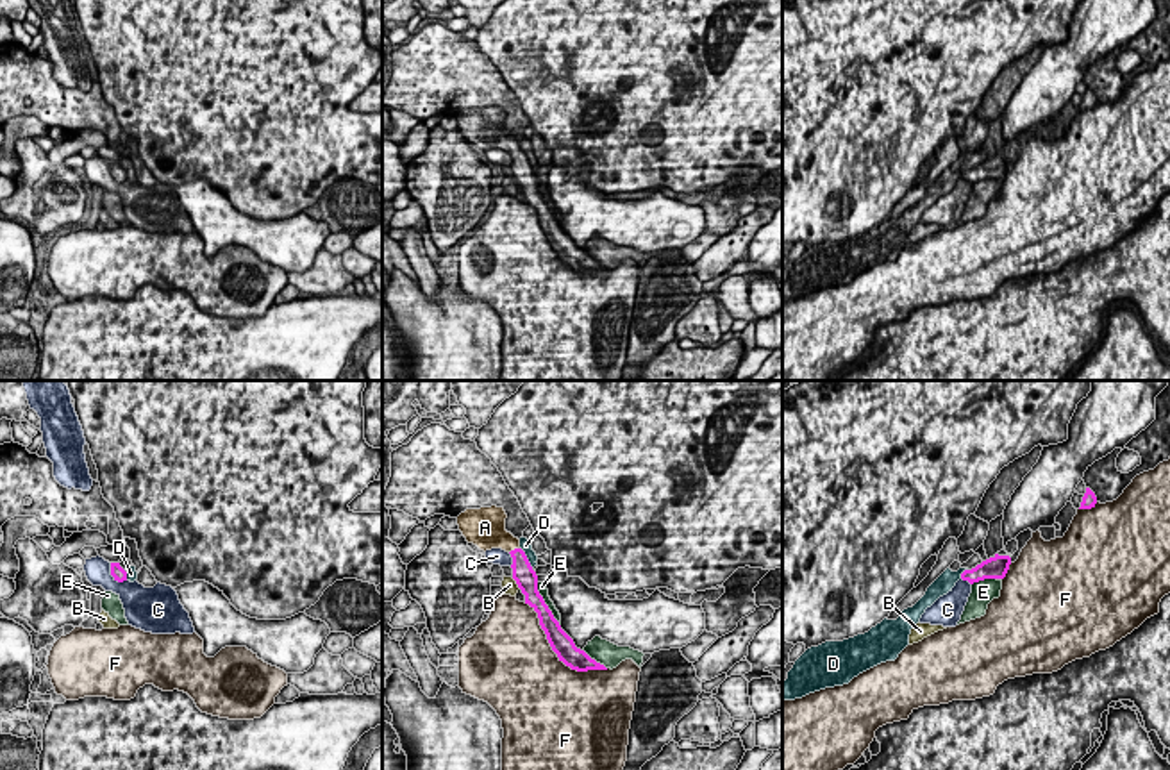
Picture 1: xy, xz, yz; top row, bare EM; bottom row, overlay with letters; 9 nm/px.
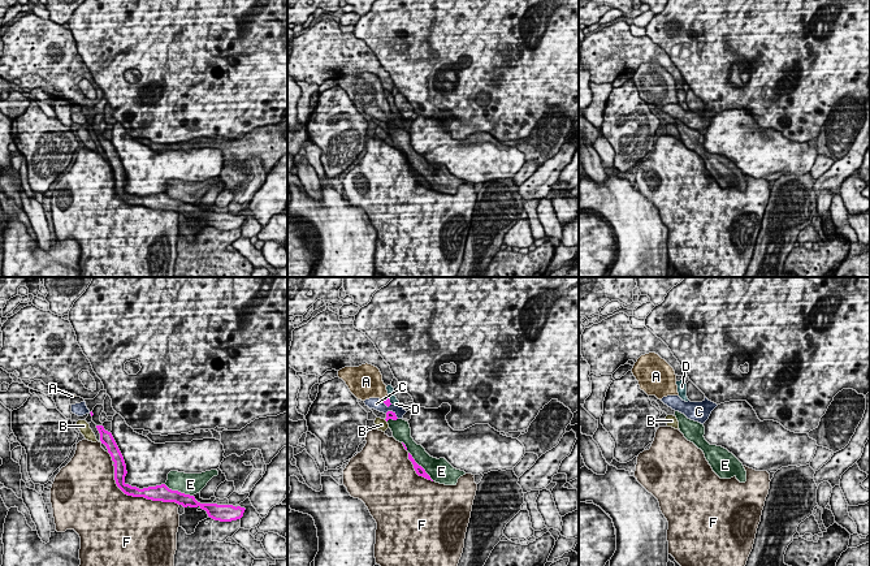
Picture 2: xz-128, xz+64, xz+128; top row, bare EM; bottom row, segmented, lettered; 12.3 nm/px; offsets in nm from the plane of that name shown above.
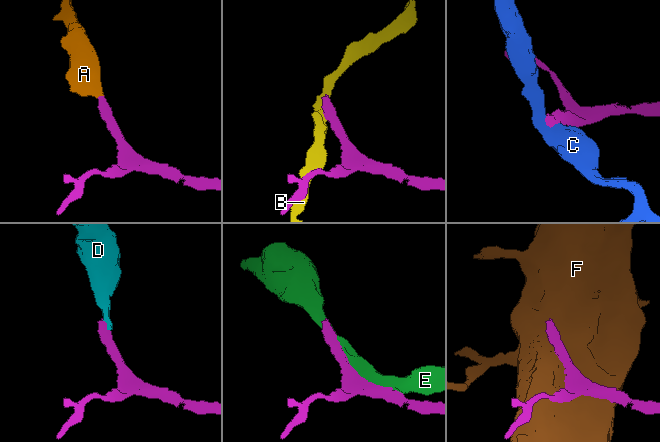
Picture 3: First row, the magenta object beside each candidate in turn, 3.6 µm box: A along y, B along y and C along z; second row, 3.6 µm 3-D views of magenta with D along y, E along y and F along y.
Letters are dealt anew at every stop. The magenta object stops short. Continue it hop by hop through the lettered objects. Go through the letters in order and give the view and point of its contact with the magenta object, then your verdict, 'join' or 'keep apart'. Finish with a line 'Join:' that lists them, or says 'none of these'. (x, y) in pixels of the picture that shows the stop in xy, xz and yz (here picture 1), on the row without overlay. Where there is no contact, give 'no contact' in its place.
A: meets magenta in xz at (515, 149); join
B: meets magenta in xz at (517, 183); keep apart
C: meets magenta in xy at (113, 175); keep apart
D: meets magenta in xz at (526, 158); keep apart
E: meets magenta in xz at (545, 204); keep apart
F: meets magenta in xz at (556, 252); keep apart
Join: A

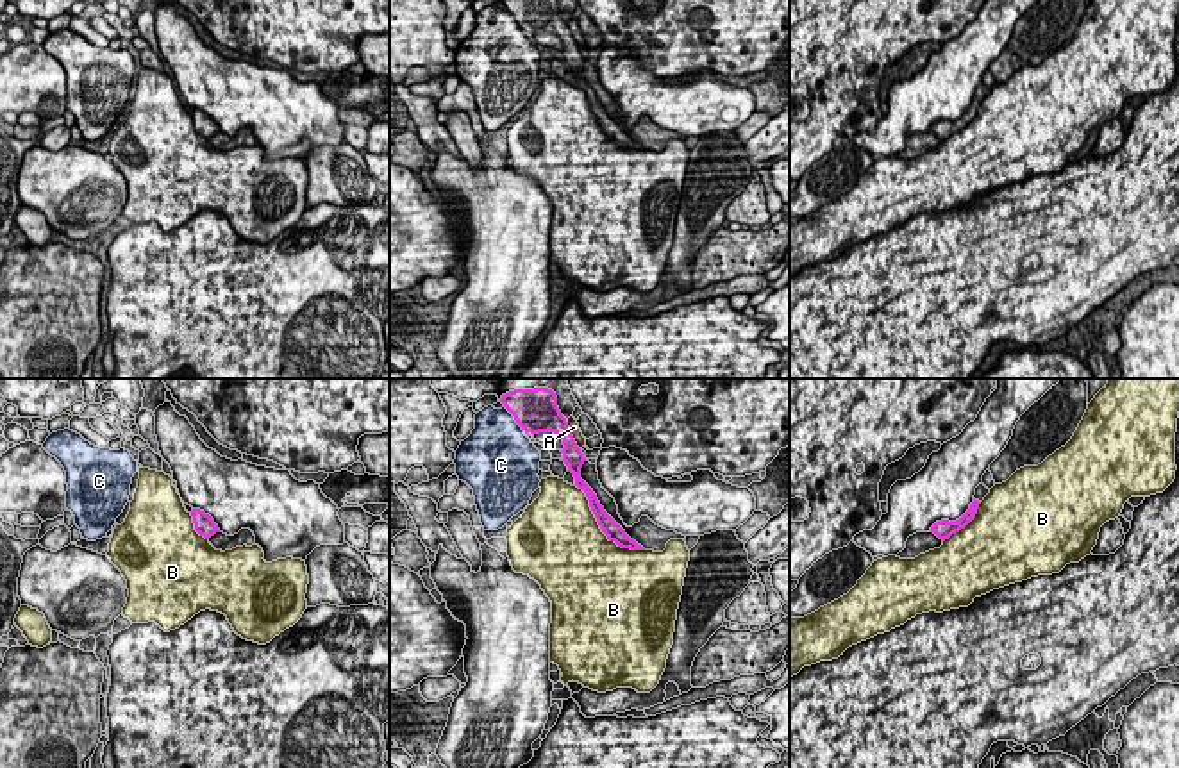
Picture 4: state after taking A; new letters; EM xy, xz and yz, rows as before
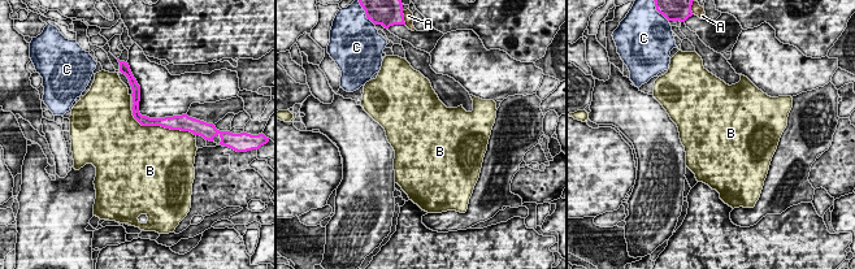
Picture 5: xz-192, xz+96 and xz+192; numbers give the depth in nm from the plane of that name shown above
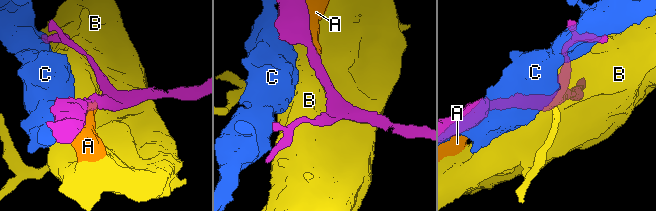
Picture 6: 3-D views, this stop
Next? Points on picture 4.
A: meets magenta in xz at (570, 34); keep apart
B: meets magenta in xz at (601, 127); keep apart
C: meets magenta in xz at (515, 18); keep apart
Join: none of these

